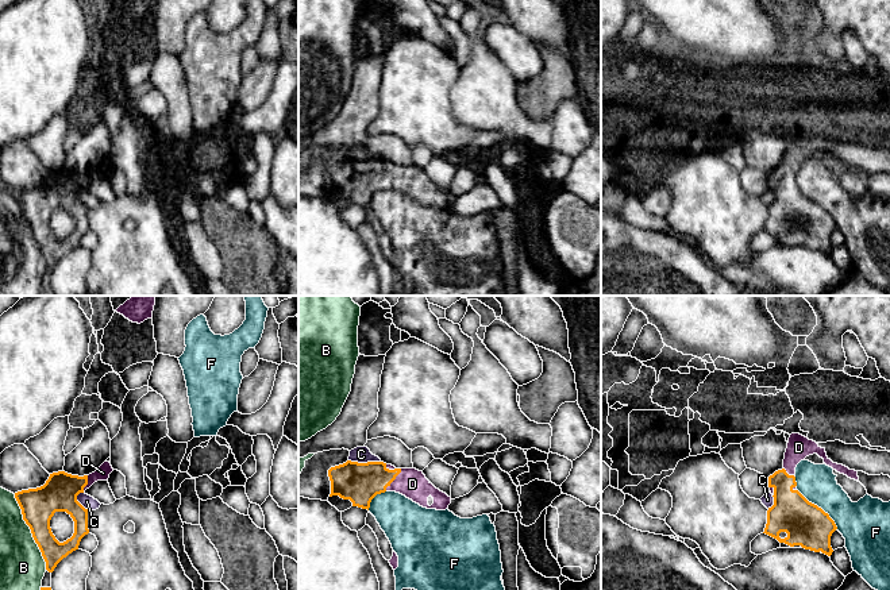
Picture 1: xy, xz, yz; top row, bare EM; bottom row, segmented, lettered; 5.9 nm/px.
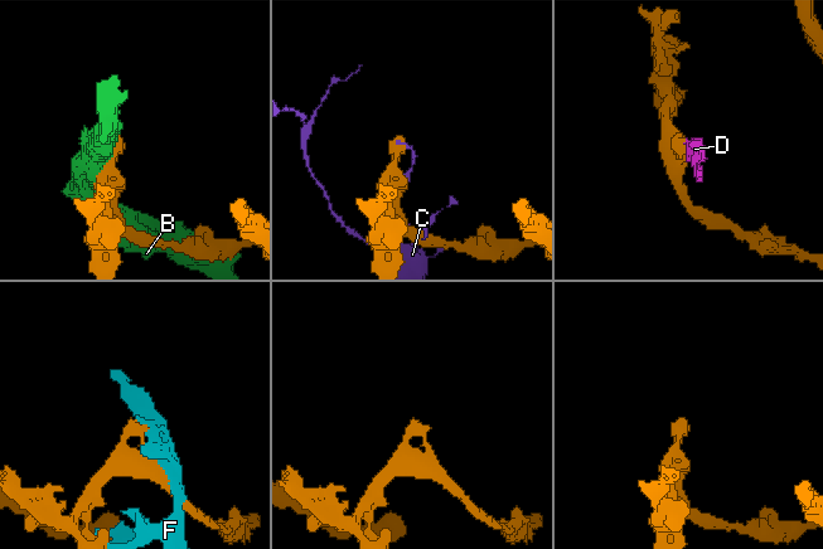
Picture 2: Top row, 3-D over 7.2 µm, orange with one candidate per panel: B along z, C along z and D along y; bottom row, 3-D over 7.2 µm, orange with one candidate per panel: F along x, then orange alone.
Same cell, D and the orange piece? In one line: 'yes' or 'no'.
yes

